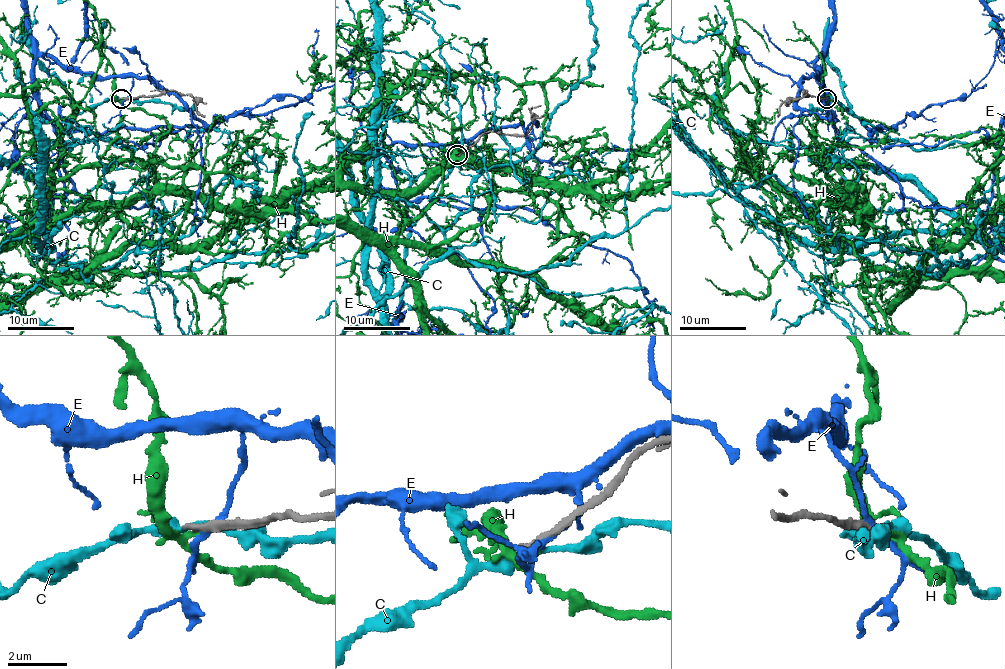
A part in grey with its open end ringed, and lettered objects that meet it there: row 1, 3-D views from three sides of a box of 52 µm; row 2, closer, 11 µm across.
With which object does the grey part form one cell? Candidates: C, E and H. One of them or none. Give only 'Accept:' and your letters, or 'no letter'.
Accept: no letter

